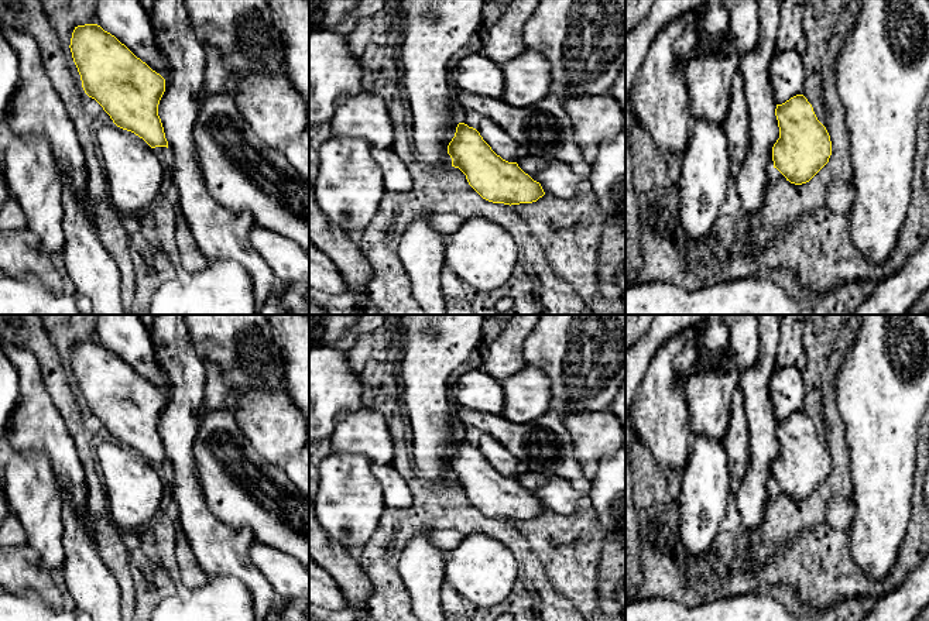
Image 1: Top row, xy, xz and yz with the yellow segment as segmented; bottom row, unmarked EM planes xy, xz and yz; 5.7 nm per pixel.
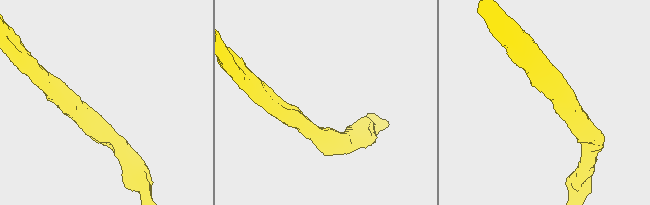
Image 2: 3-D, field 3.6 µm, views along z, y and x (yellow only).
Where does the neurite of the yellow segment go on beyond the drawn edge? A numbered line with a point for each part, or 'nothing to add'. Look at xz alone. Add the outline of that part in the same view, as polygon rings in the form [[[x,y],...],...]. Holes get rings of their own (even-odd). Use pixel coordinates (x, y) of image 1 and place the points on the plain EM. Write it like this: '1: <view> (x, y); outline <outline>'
nothing to add

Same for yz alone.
nothing to add

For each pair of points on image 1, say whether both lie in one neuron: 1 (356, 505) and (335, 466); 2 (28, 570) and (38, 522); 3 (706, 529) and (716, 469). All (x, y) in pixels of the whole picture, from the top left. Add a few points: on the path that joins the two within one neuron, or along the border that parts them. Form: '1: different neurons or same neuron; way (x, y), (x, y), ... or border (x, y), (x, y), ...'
1: same neuron; way (349, 496), (346, 480), (342, 476)
2: different neurons; border (27, 544), (37, 552), (38, 563), (50, 573)
3: same neuron; way (709, 514), (709, 484)

